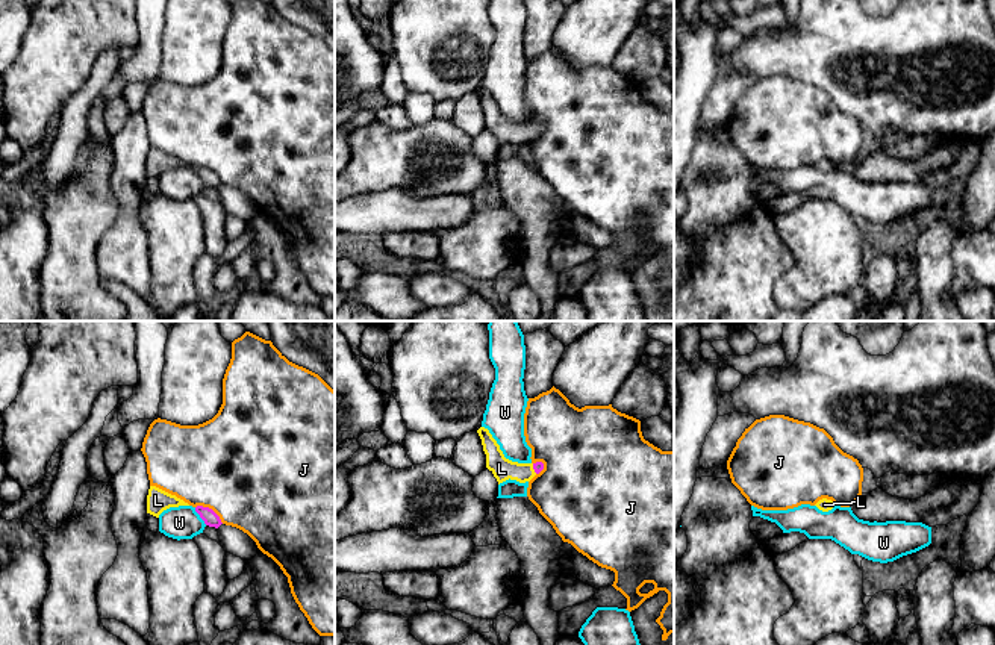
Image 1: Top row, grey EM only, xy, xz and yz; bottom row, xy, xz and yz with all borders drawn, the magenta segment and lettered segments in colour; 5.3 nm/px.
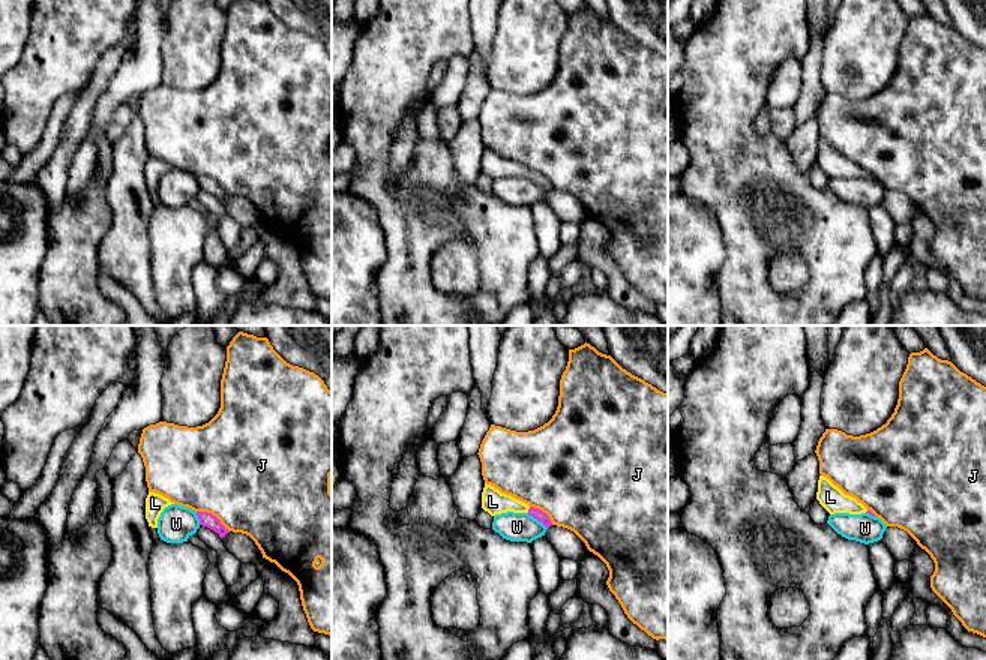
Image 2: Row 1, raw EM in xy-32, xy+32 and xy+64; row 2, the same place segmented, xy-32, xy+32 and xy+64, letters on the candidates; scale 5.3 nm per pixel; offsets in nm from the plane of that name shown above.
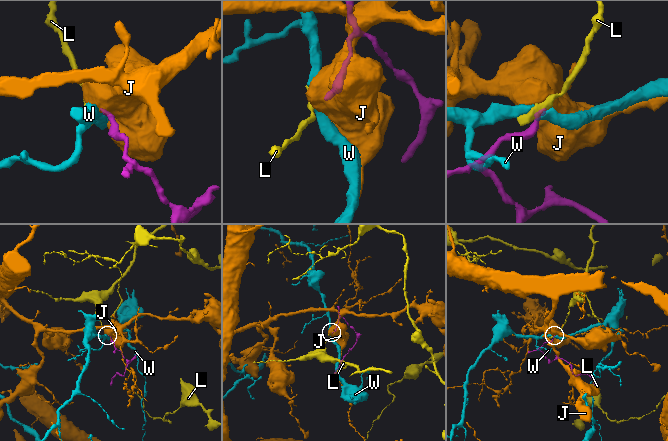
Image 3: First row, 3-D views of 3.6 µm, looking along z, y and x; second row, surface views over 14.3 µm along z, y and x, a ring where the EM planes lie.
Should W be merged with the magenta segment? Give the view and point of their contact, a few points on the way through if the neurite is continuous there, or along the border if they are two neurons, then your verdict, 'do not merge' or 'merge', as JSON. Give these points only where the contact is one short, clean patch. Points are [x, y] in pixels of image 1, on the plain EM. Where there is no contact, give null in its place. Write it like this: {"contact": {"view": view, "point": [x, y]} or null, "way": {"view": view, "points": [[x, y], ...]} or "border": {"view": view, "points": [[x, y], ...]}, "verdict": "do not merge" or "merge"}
{"contact": {"view": "xy", "point": [200, 177]}, "border": {"view": "xy", "points": [[194, 168], [206, 185]]}, "verdict": "do not merge"}

